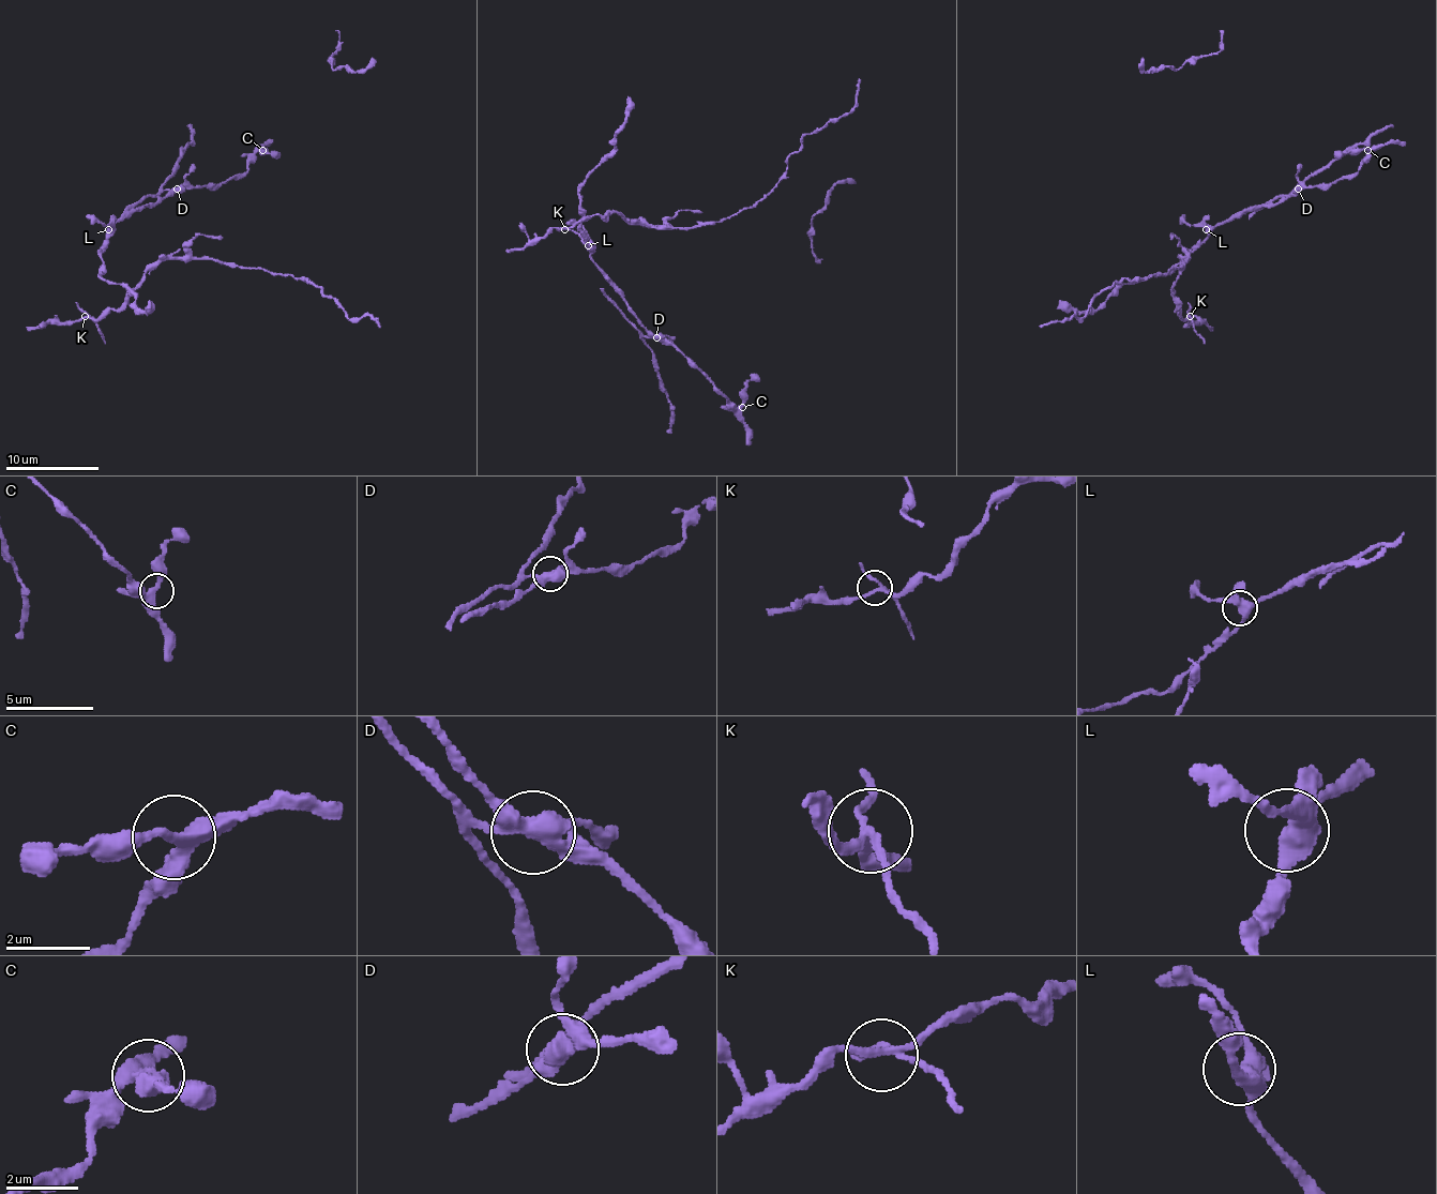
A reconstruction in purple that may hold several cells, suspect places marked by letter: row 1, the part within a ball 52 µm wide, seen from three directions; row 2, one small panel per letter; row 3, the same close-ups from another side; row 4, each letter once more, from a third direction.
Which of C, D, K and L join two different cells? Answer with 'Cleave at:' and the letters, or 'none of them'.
Cleave at: D

